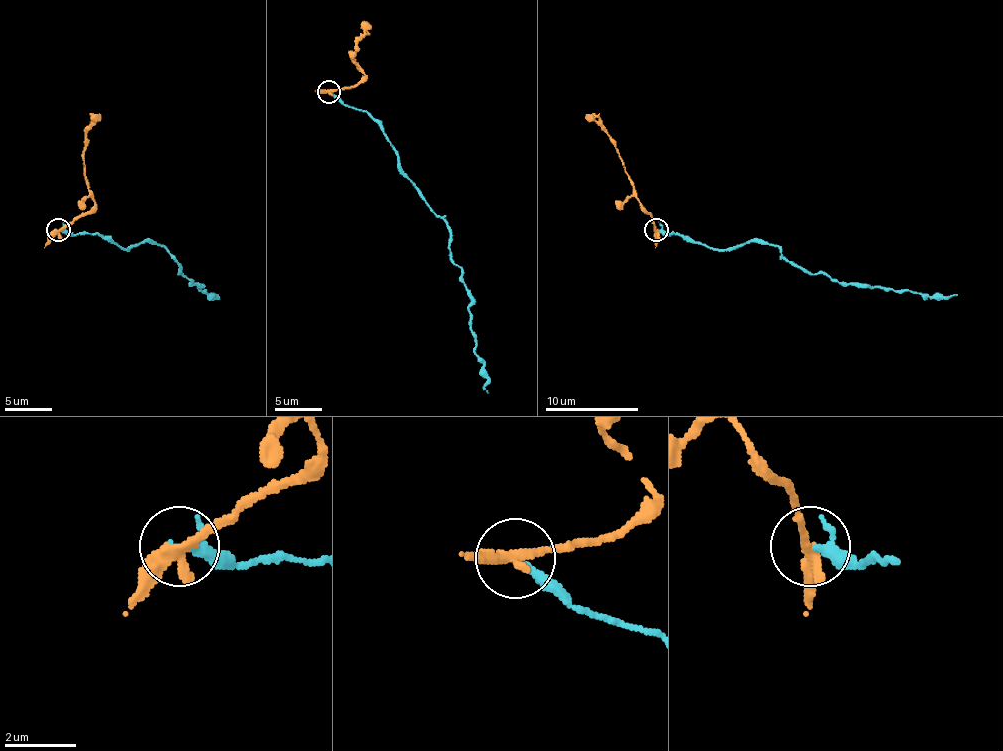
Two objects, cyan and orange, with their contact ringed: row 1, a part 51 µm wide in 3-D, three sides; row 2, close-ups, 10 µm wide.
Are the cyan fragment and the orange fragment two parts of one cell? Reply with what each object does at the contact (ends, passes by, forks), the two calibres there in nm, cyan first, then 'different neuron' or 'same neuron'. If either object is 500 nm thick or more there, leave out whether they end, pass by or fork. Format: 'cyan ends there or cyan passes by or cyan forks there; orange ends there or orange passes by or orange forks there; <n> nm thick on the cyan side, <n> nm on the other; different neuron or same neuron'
cyan passes by; orange passes by; 160 nm thick on the cyan side, 320 nm on the other; different neuron

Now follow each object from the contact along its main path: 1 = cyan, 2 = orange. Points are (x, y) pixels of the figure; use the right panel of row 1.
1: (656, 230), (679, 233), (712, 249), (768, 242), (788, 261), (835, 282), (928, 298), (956, 293)
2: (656, 230), (653, 219), (639, 205), (614, 139), (586, 114)

